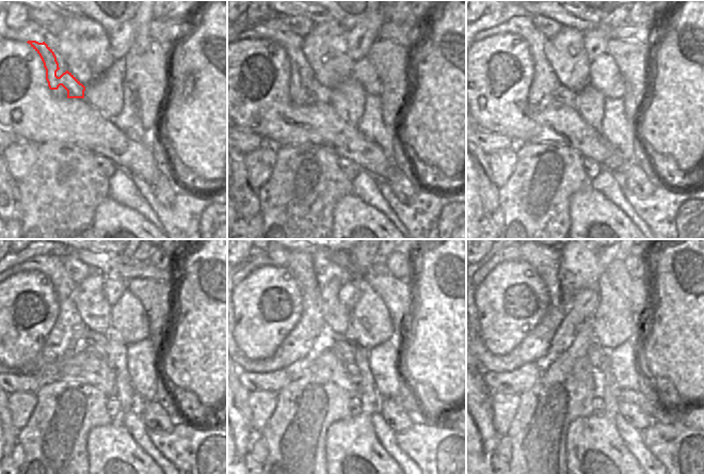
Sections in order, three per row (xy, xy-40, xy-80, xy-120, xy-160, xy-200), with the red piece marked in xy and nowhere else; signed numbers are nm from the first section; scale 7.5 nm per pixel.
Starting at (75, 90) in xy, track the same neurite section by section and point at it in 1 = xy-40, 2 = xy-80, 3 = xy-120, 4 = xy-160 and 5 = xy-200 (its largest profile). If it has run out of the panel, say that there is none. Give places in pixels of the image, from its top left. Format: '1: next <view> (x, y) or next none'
1: next xy-40 (319, 93)
2: next xy-80 (564, 96)
3: next xy-120 (94, 343)
4: next xy-160 (345, 350)
5: next xy-200 (596, 356)

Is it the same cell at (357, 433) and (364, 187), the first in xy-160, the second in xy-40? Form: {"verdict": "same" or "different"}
{"verdict": "different"}

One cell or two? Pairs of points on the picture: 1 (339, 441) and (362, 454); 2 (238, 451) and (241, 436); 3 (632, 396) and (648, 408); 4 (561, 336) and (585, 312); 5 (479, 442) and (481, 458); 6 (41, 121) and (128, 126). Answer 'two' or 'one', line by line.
1: one
2: one
3: one
4: one
5: one
6: two

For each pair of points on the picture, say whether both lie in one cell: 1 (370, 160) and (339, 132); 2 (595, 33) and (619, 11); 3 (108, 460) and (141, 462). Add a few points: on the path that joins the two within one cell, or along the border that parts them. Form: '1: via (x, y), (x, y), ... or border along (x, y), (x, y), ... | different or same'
1: via (363, 153), (347, 140) | same
2: via (602, 30), (614, 17) | same
3: via (116, 462), (132, 462) | same

